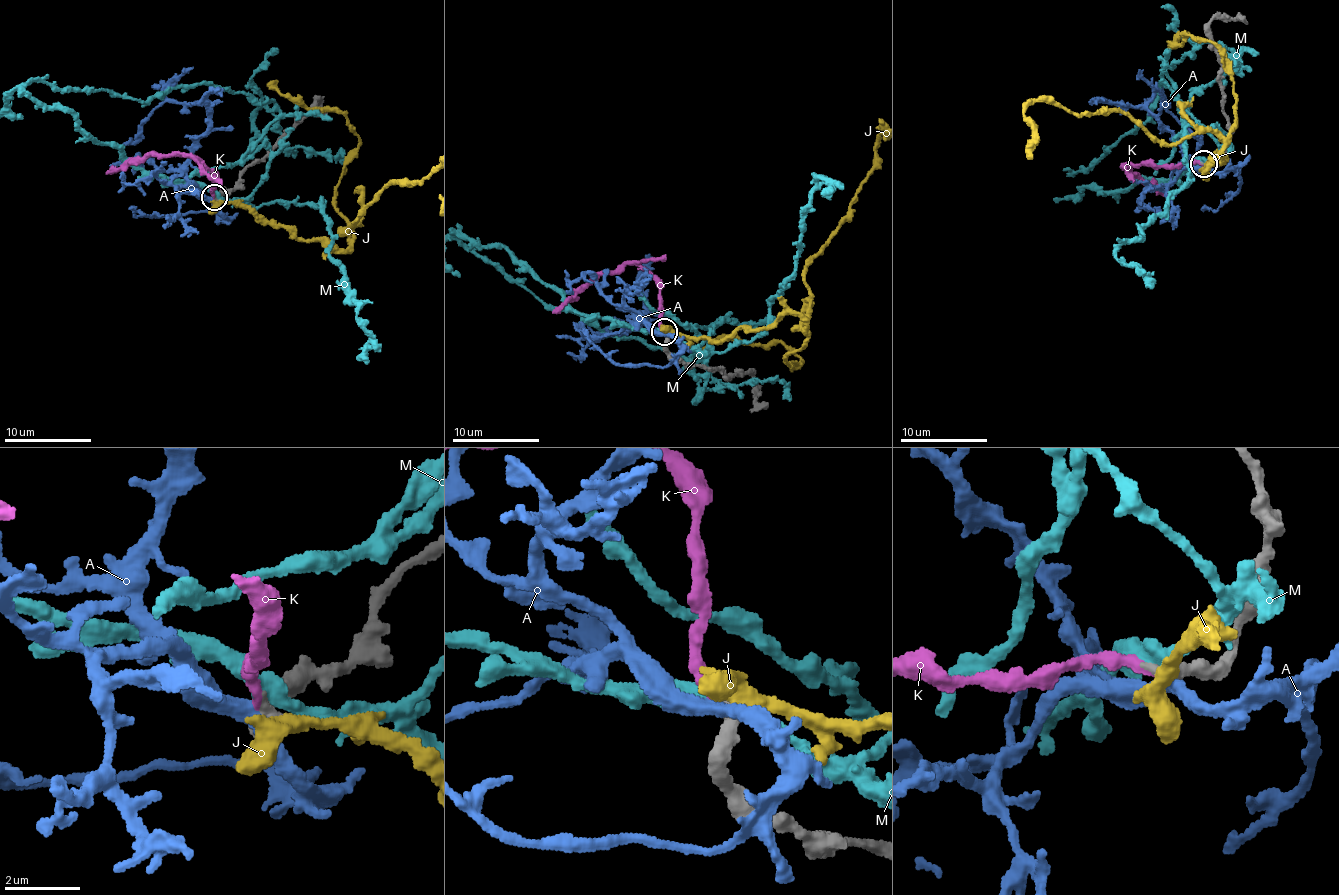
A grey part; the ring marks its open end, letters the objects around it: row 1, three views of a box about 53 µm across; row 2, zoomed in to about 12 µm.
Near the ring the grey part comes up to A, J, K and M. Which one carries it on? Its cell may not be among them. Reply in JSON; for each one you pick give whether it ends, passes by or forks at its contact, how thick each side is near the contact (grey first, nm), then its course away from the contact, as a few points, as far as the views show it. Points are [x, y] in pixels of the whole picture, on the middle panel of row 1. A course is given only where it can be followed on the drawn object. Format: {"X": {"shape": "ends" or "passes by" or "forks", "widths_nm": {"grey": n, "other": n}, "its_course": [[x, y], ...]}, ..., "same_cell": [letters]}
{"K": {"shape": "ends", "widths_nm": {"grey": 320, "other": 280}, "its_course": [[663, 331], [658, 280], [633, 264], [601, 271], [553, 313]]}, "same_cell": ["K"]}

